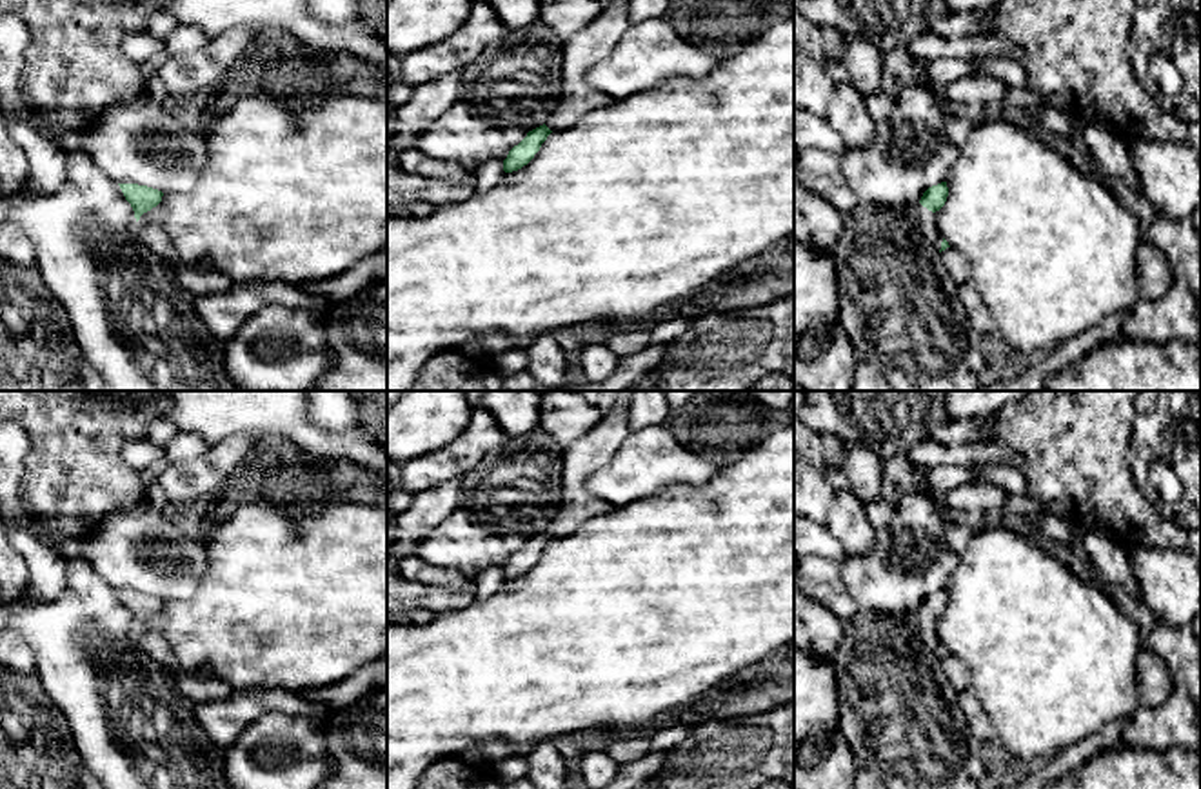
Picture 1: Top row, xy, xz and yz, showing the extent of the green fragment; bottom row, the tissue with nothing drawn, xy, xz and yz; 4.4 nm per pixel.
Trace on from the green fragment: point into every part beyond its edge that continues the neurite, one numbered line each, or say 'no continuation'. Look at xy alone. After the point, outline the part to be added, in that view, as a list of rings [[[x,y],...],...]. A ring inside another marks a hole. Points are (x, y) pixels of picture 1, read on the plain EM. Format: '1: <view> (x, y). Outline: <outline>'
1: xy (198, 688). Outline: [[[147,620],[140,624],[136,634],[144,653],[151,656],[156,664],[167,665],[174,673],[176,676],[174,684],[189,702],[193,704],[214,702],[233,693],[229,682],[211,673],[194,674],[185,673],[174,656],[173,645]]]

